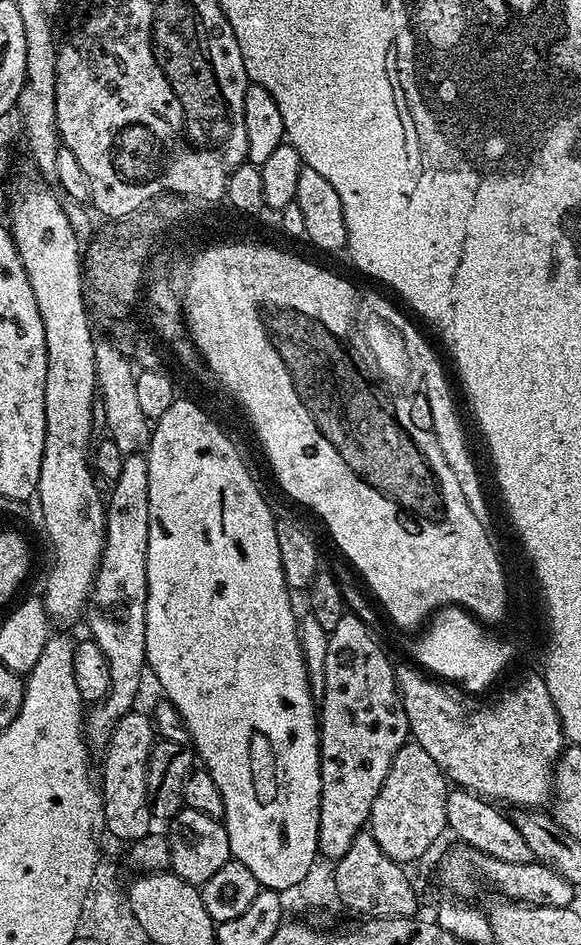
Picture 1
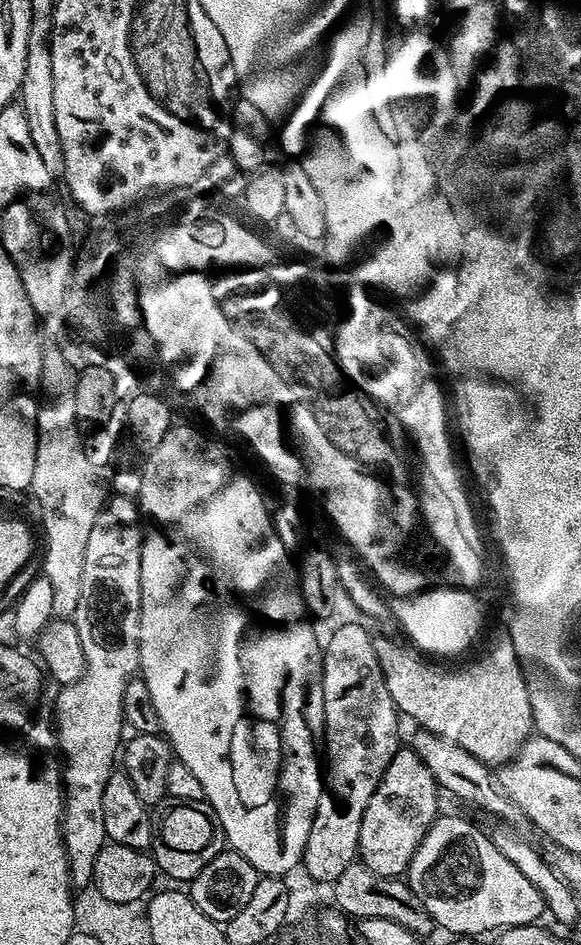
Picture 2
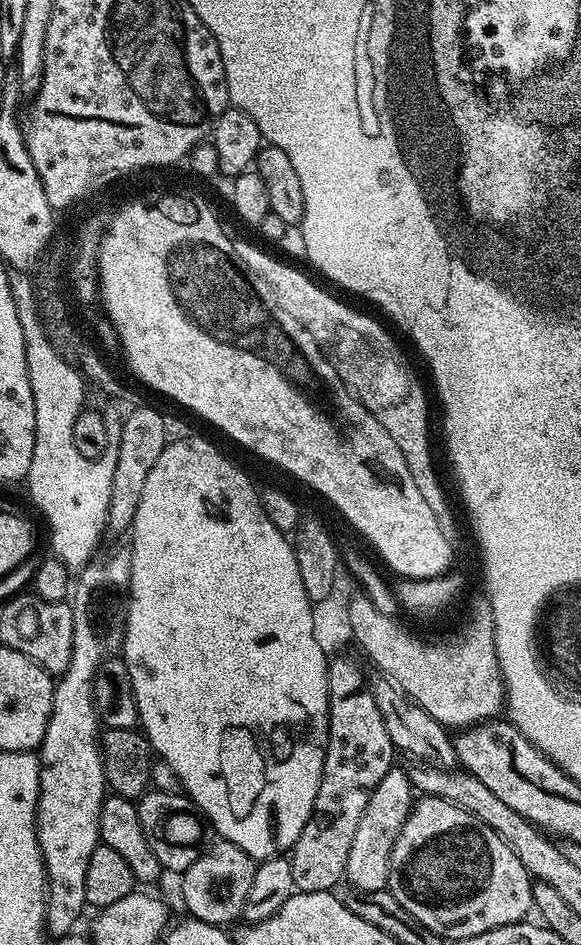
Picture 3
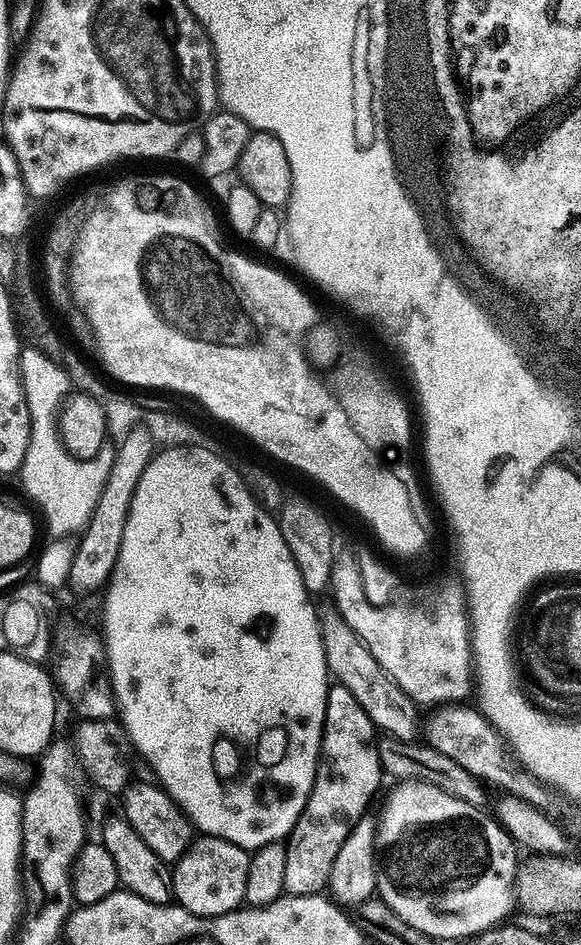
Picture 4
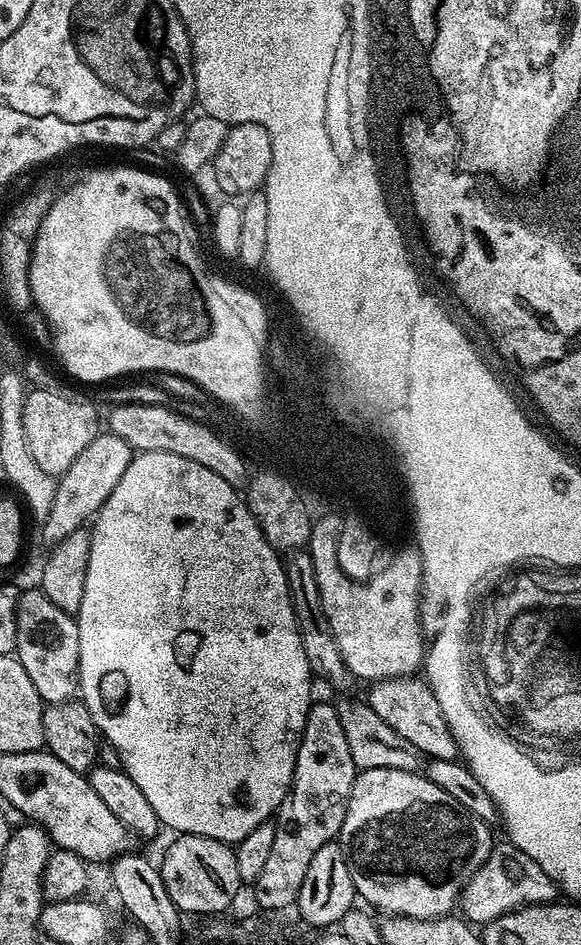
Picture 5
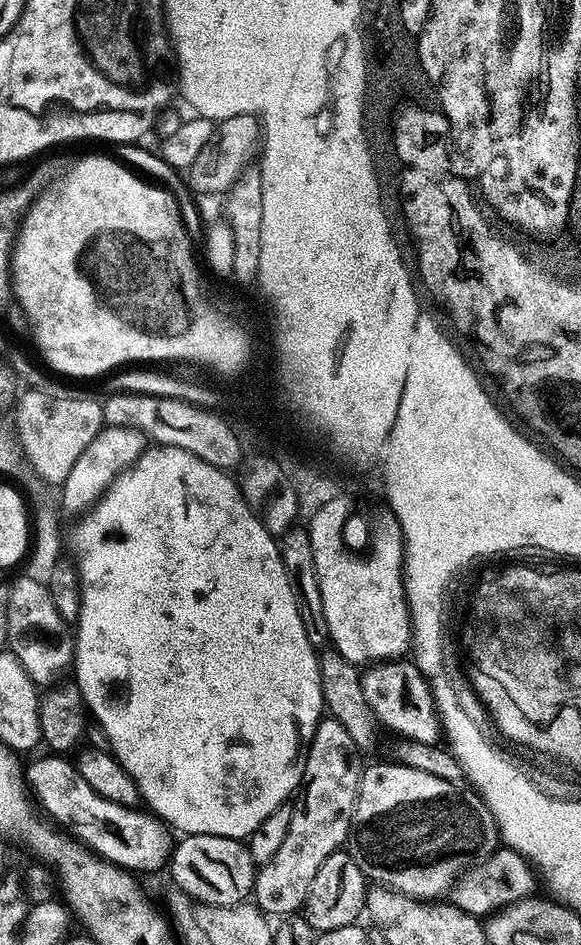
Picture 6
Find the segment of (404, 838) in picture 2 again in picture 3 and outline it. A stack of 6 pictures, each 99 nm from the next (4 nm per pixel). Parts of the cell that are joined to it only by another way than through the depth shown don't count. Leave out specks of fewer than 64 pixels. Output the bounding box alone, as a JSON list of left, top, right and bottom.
[345,766,416,893]

